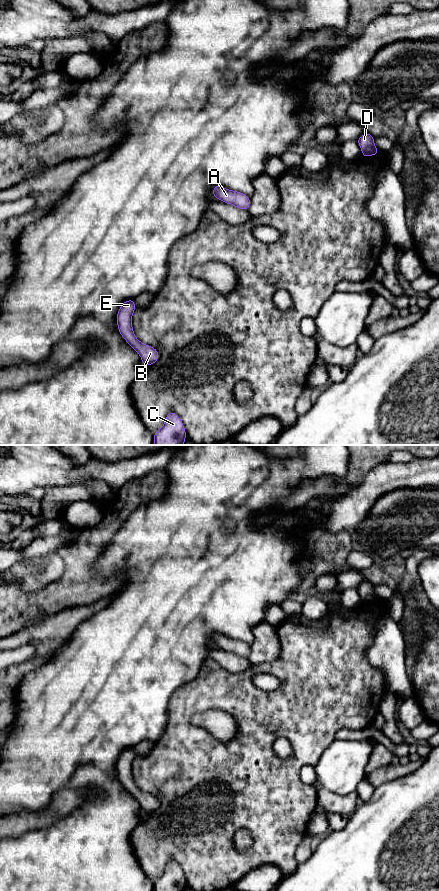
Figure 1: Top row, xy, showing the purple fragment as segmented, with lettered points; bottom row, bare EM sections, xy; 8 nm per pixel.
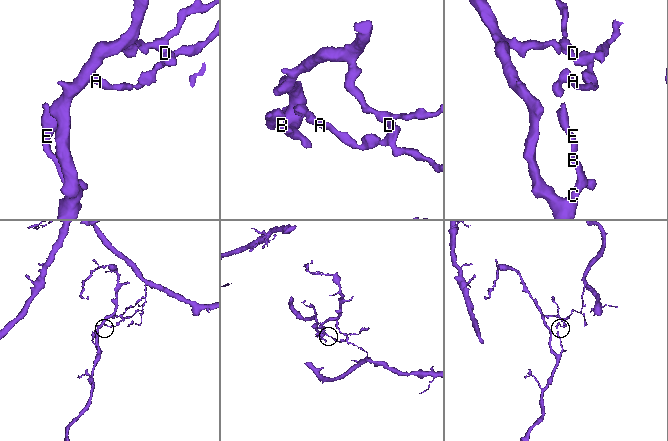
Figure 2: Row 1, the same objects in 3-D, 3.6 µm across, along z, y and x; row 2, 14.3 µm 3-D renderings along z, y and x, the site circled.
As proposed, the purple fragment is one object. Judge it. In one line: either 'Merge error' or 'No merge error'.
Merge error

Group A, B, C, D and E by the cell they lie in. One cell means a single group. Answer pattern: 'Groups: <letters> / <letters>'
Groups: A / B C D E

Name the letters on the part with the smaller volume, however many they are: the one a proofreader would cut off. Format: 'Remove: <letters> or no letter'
Remove: A

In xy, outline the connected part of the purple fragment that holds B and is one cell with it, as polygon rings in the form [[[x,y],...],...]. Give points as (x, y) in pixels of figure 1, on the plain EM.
[[[135,747],[126,748],[116,764],[118,779],[125,789],[140,803],[144,814],[154,812],[159,807],[159,800],[152,794],[140,790],[132,776],[132,763],[135,759]]]

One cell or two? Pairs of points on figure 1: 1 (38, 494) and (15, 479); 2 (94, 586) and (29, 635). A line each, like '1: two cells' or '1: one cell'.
1: two cells
2: two cells

